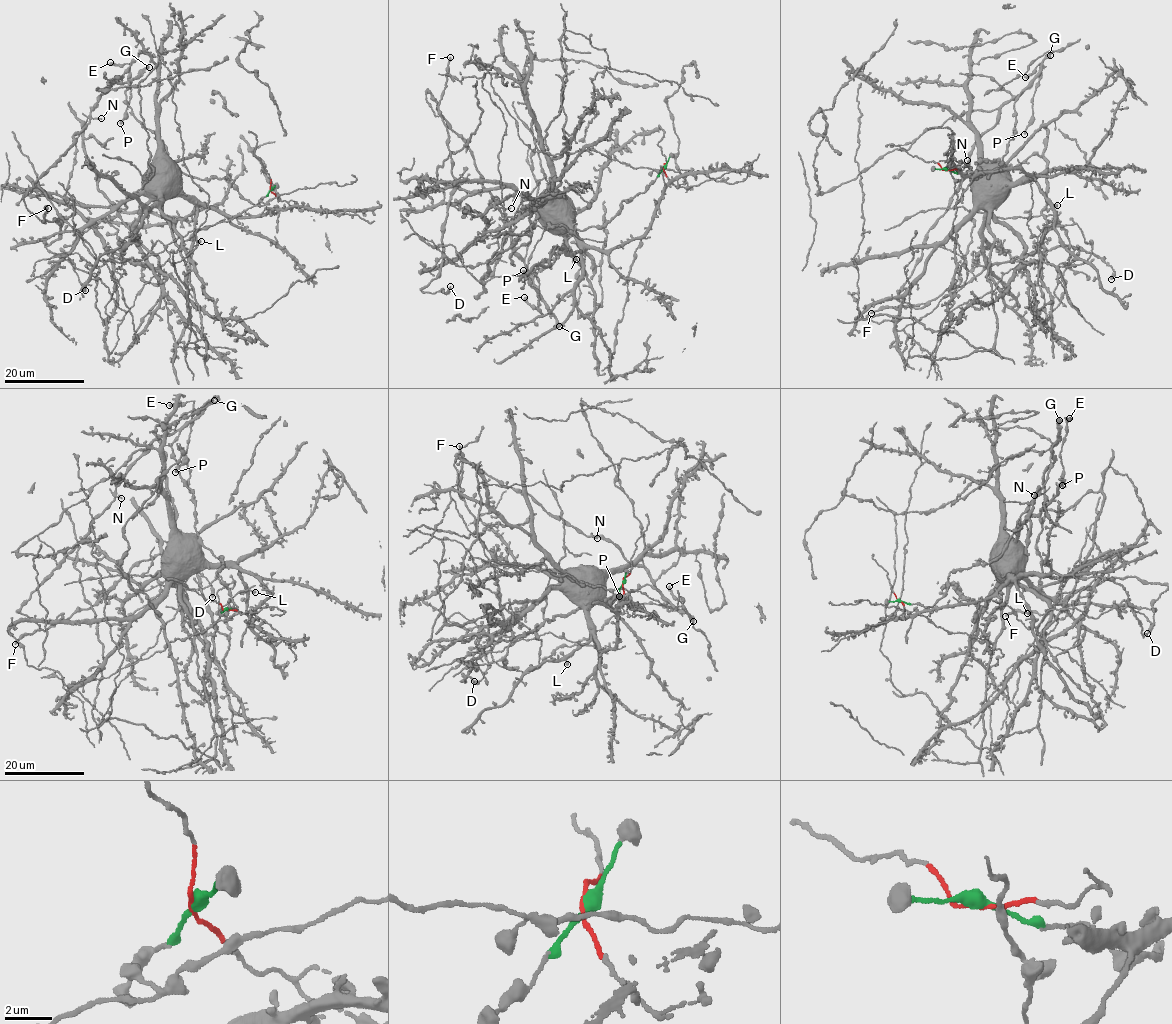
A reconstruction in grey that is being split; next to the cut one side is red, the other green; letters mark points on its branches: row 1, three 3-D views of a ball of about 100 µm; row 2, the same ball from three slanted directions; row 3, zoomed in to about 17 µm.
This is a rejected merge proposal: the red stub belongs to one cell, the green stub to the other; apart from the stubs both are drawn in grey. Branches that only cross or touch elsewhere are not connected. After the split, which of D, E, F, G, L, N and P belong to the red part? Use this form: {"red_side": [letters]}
{"red_side": ["L"]}

